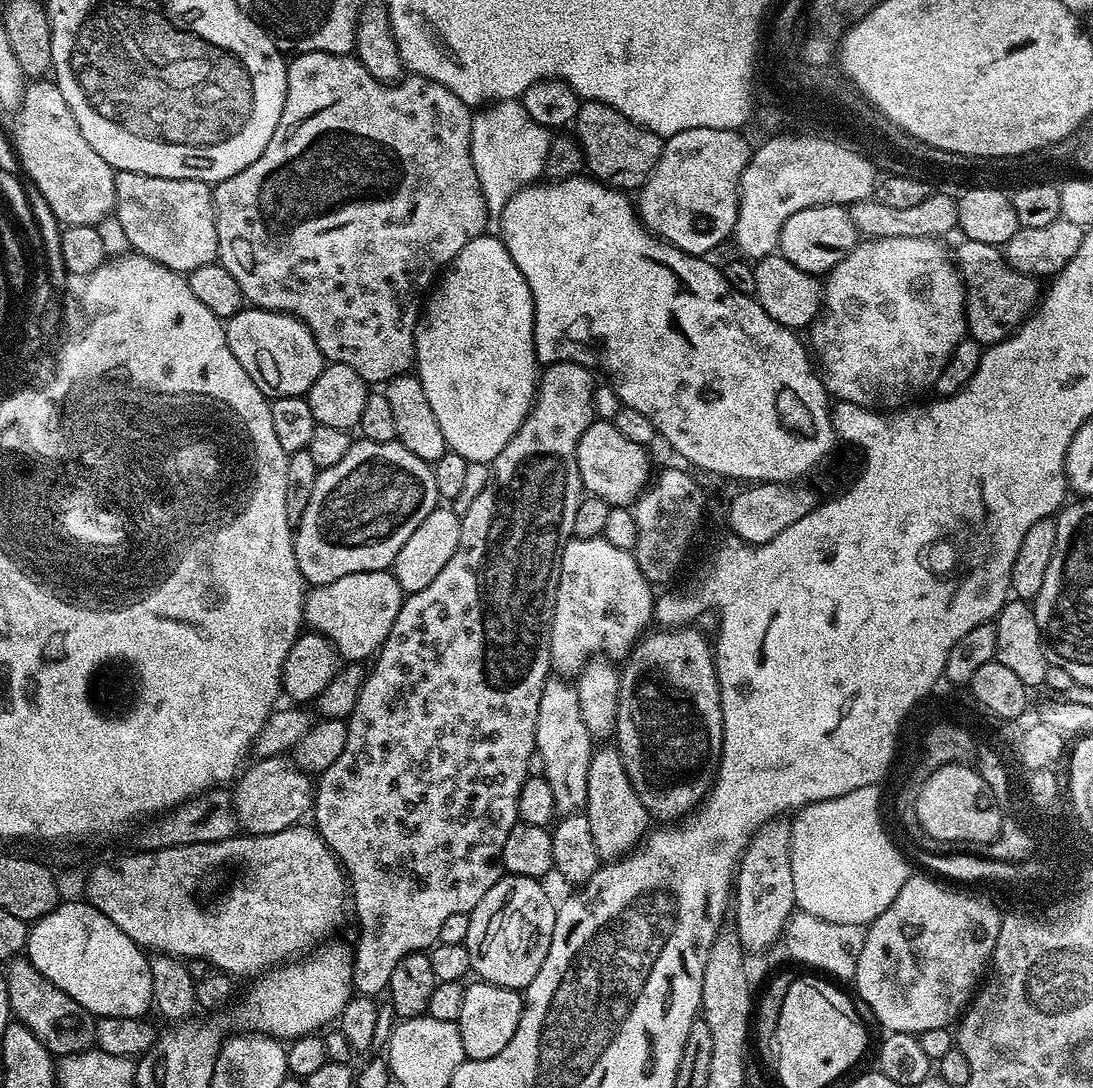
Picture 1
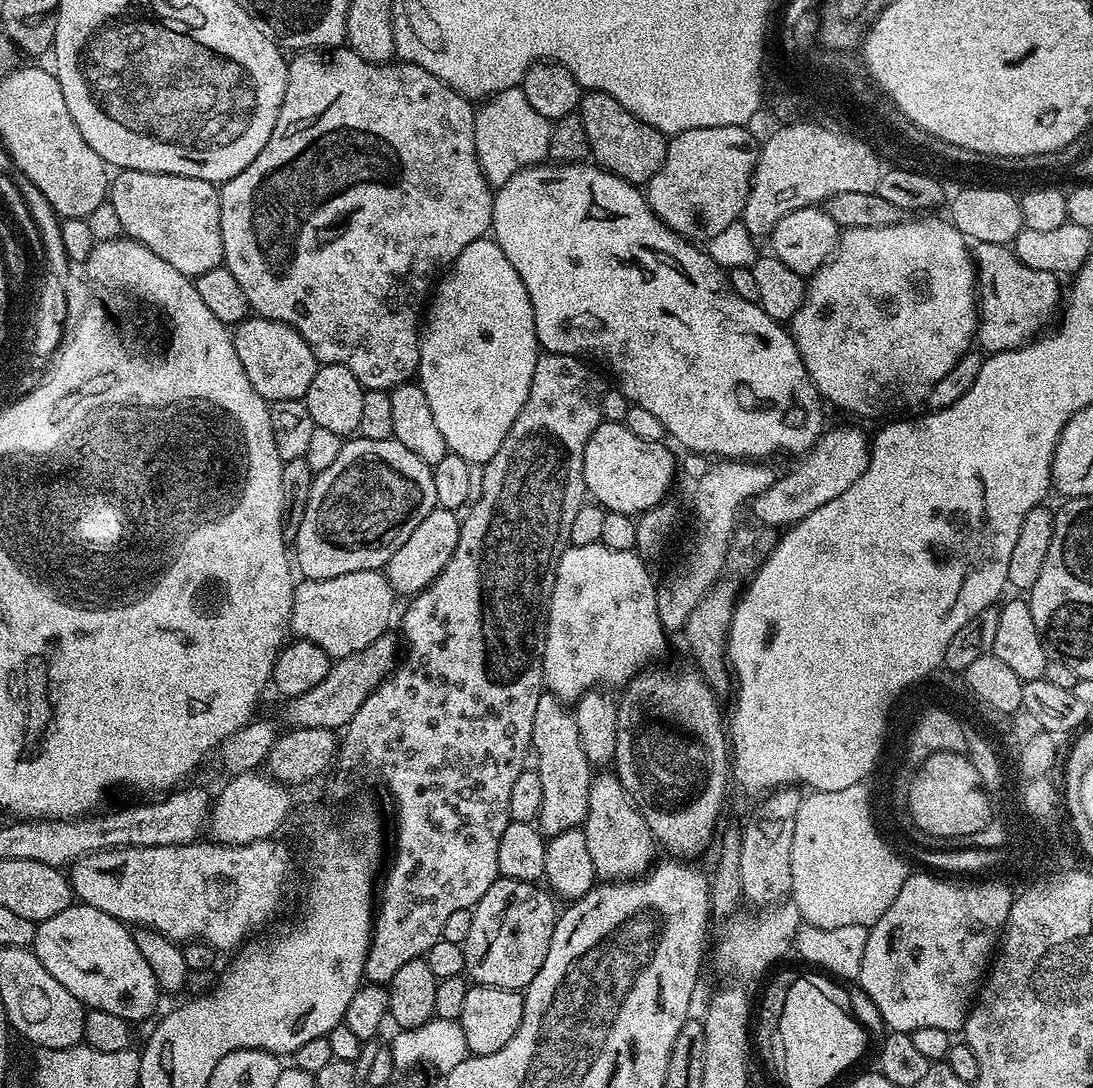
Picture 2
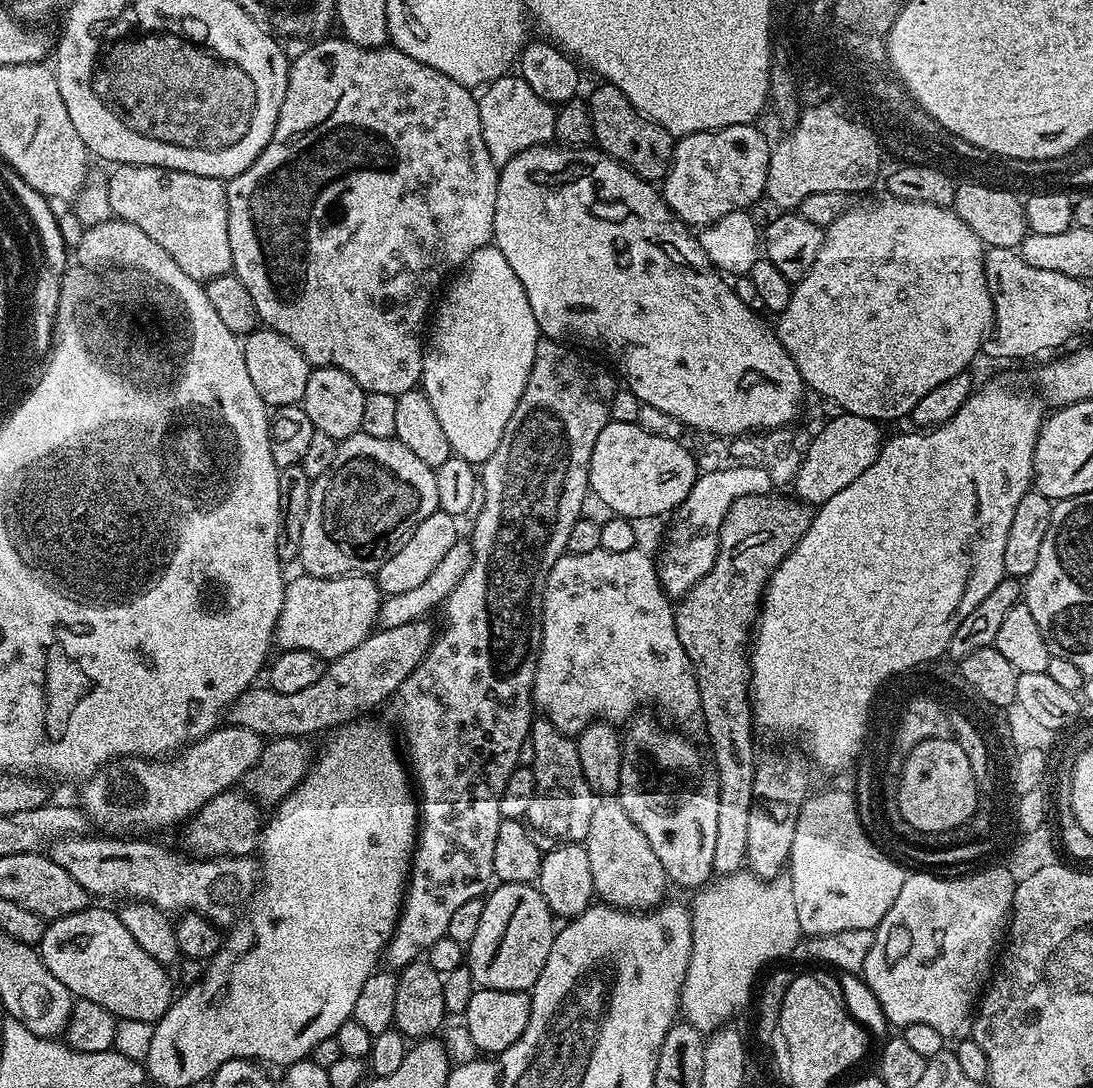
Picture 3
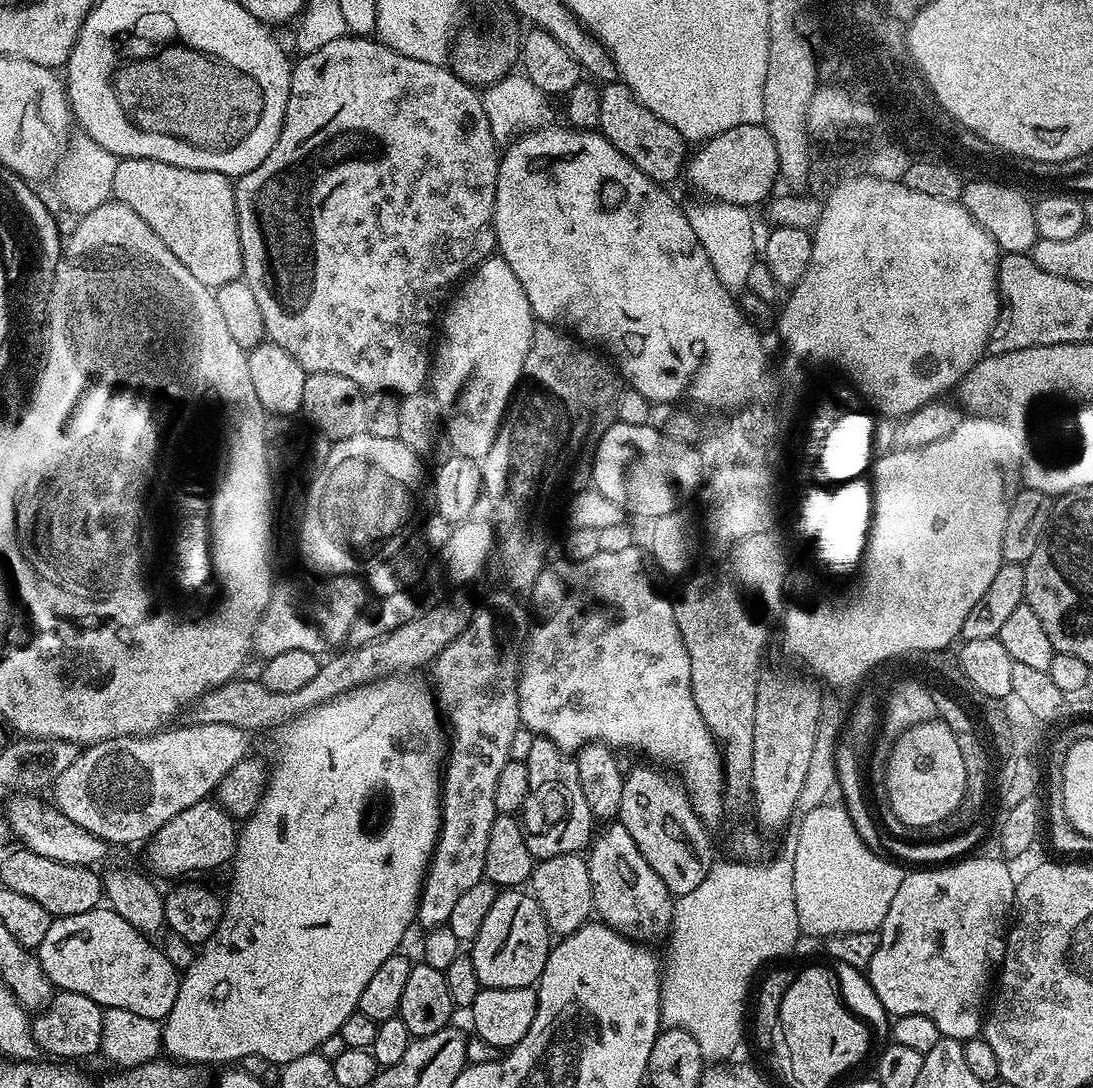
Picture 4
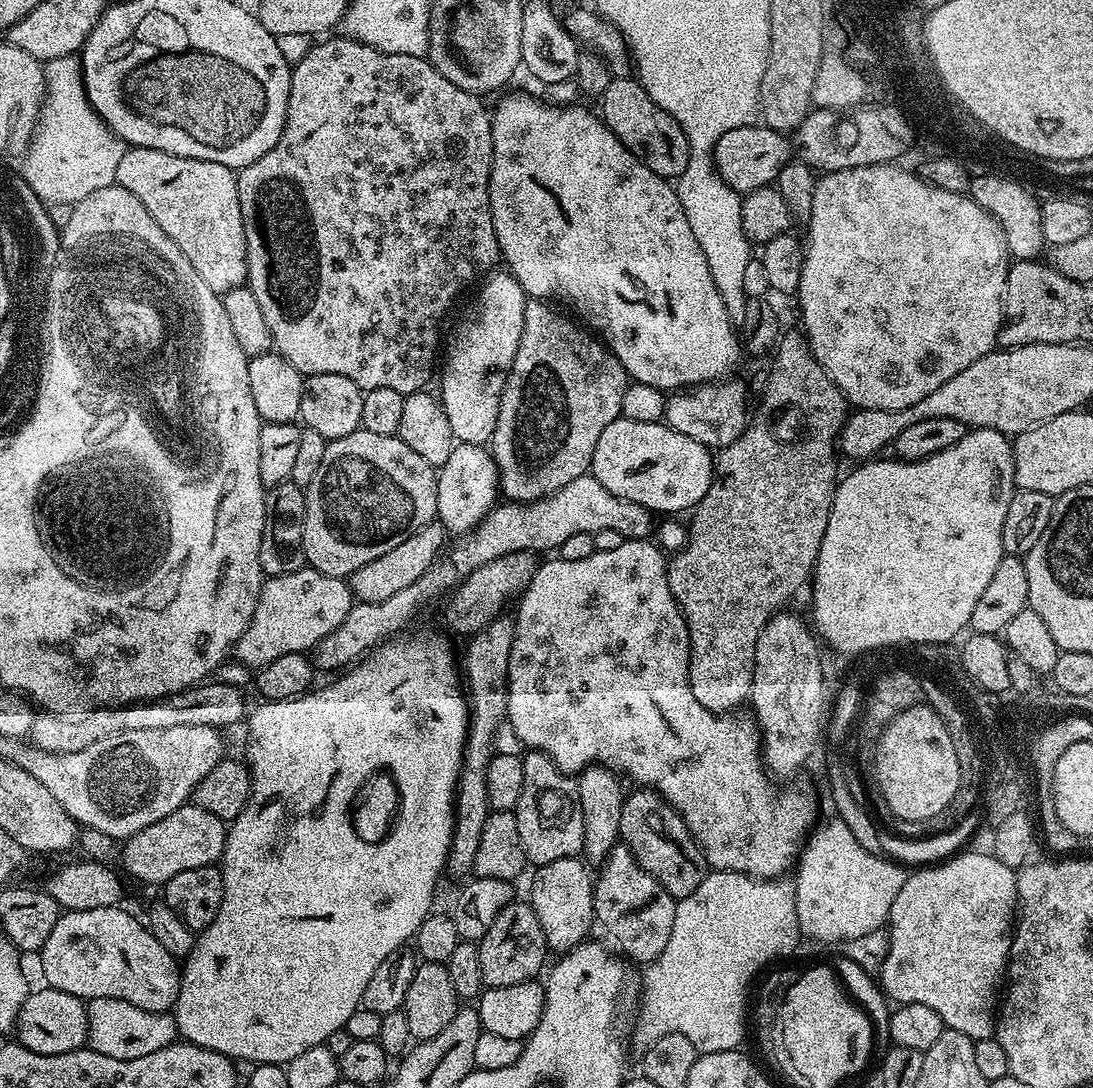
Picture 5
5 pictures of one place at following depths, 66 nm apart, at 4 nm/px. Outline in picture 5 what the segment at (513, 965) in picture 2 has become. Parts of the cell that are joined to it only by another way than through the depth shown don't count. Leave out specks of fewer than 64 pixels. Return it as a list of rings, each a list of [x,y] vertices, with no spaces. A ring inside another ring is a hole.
[[[513,902],[500,911],[498,918],[494,918],[494,926],[486,930],[478,947],[482,978],[490,988],[514,986],[514,982],[537,979],[545,967],[544,959],[550,956],[546,934],[542,934],[542,922],[538,922],[538,914],[534,914],[531,903],[528,902]]]

